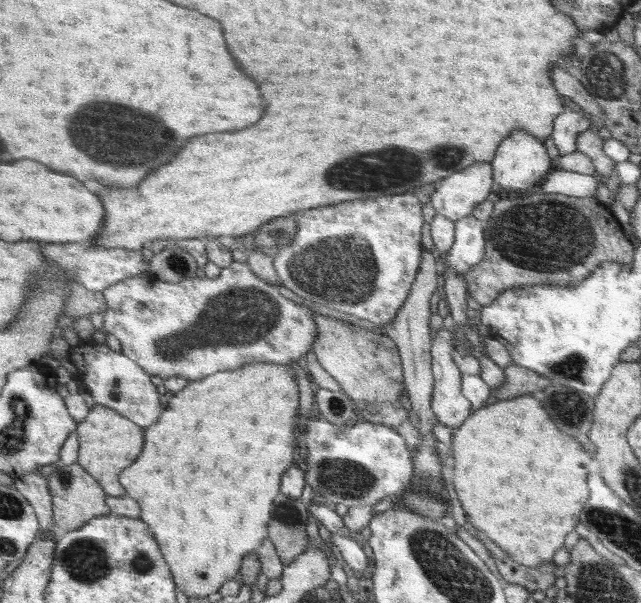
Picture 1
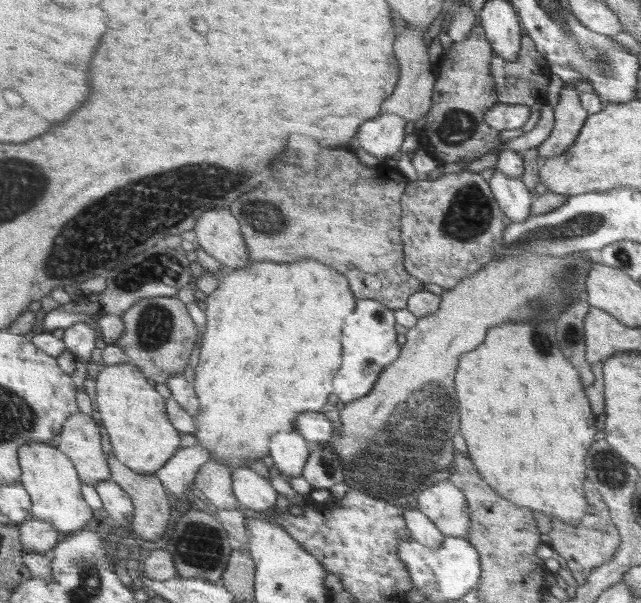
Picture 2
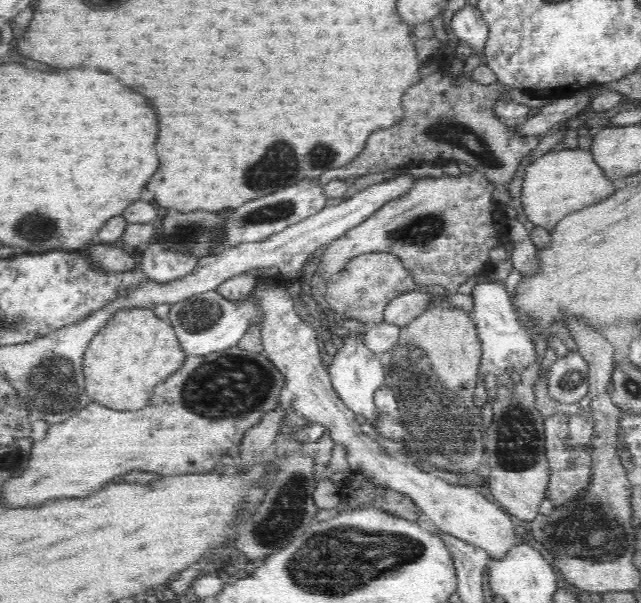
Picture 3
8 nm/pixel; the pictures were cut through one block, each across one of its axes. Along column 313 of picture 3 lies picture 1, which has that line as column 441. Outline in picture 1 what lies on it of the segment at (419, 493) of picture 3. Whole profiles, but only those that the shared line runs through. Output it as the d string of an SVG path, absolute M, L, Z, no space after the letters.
M444 327L436 330L434 333L433 354L433 378L436 380L433 389L432 409L438 417L438 422L456 430L462 422L473 413L471 402L461 393L462 390L462 372L458 369L452 359L452 349L455 348L455 339L457 336Z

